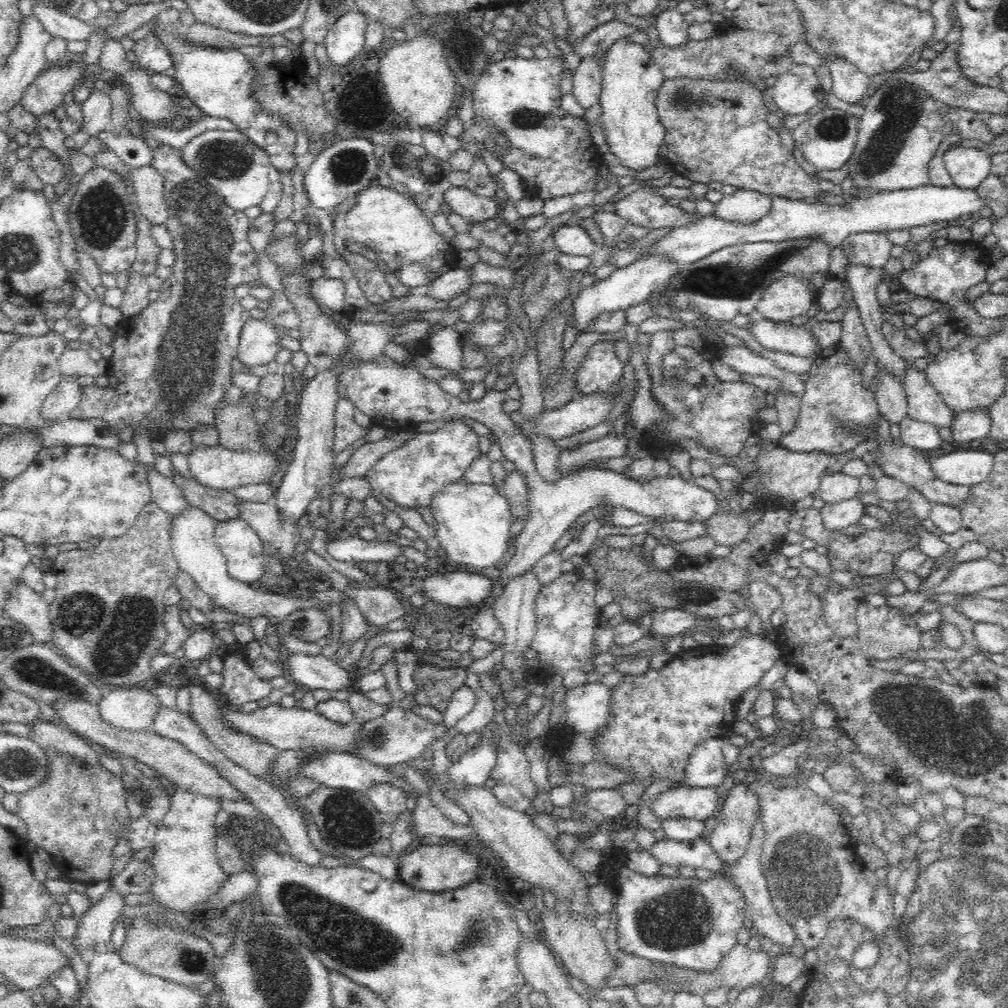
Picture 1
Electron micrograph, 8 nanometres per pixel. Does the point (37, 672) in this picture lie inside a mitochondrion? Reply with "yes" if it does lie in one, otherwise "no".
yes

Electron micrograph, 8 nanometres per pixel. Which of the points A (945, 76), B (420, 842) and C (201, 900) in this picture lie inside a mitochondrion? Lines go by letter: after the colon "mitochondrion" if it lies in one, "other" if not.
A: other
B: other
C: other

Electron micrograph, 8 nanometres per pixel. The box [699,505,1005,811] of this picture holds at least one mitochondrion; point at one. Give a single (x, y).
(925, 721)

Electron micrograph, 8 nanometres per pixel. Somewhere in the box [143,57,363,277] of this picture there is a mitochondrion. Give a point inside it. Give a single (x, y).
(222, 161)

